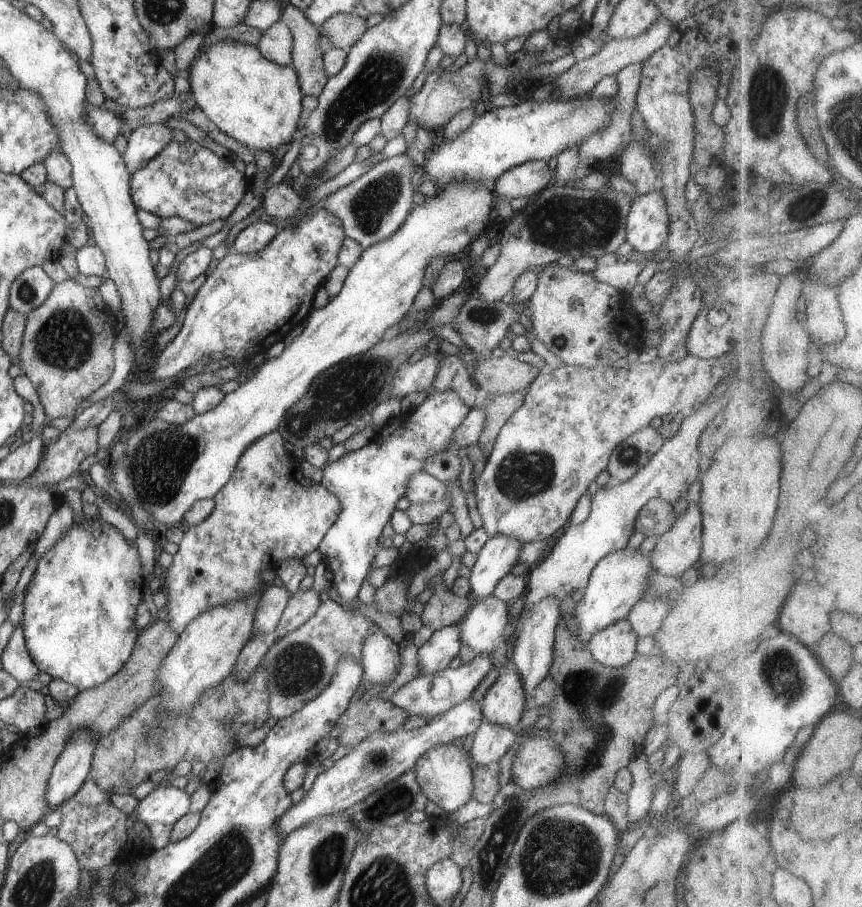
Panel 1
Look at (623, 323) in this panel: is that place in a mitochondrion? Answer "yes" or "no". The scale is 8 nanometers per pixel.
no

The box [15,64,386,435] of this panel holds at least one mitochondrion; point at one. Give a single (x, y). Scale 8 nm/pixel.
(66, 341)

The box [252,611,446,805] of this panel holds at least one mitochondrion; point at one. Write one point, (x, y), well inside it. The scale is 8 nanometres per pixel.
(298, 668)

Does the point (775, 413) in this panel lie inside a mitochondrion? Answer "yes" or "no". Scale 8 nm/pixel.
no

